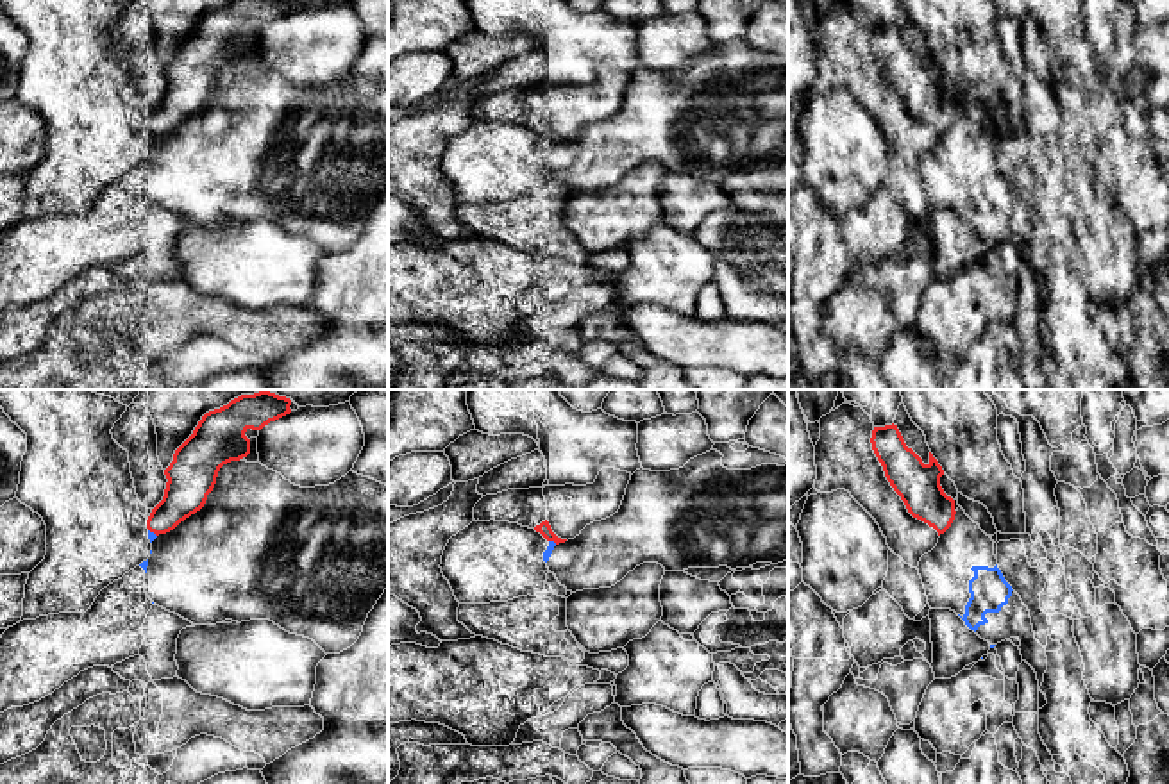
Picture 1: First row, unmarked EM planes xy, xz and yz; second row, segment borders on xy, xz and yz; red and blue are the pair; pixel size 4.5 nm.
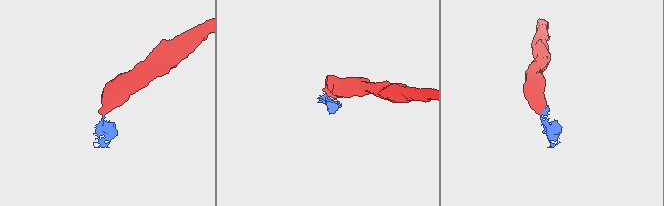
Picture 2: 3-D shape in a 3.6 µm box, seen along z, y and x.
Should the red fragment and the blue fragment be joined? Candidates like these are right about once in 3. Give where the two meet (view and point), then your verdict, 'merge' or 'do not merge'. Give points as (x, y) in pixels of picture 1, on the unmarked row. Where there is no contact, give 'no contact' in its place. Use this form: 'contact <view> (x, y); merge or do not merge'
contact xy (152, 131); do not merge

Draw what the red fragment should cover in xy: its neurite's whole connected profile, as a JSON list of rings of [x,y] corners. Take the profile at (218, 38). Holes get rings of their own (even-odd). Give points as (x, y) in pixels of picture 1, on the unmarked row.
[[[231,0],[206,13],[164,70],[168,79],[164,96],[152,109],[147,129],[156,136],[166,134],[200,111],[220,68],[250,54],[250,39],[245,32],[261,30],[290,14],[290,5],[291,0]]]

